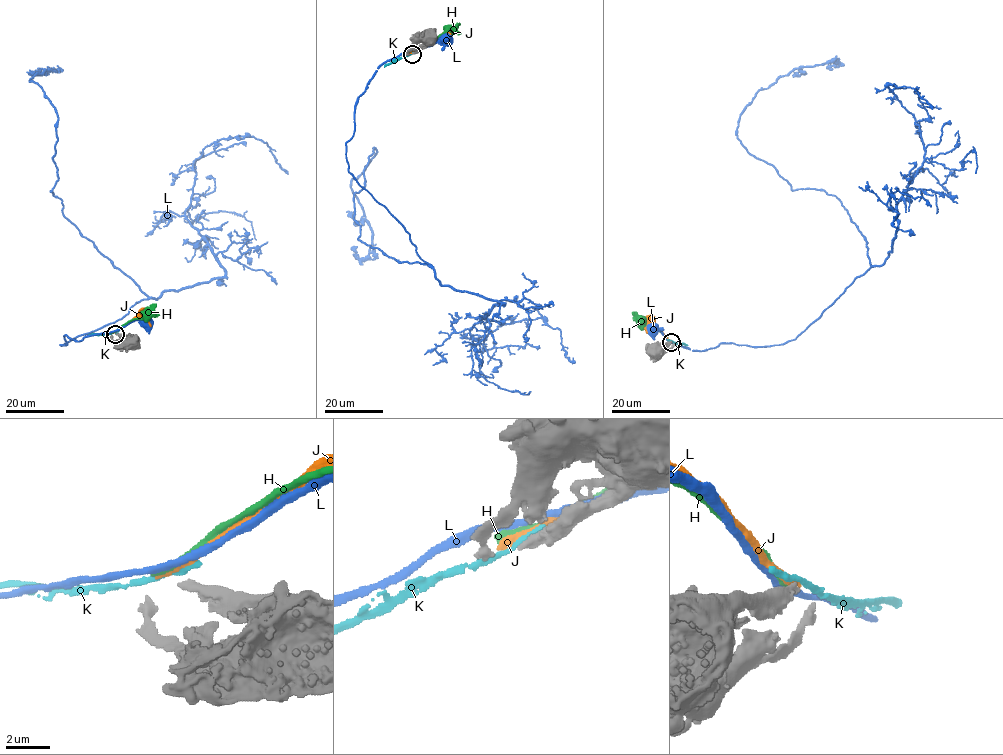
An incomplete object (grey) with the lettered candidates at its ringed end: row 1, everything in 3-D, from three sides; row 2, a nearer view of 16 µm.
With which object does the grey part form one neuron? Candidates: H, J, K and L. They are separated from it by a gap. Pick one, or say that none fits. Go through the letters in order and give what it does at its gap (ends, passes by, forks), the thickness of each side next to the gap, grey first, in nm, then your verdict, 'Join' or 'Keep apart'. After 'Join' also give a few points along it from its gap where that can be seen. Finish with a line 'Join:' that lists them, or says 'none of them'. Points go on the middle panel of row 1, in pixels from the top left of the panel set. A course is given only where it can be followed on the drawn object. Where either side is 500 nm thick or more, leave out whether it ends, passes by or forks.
H: It ends there. Thickness 320 nm (grey) against 340 nm. Keep apart
J: It ends there. Thickness 320 nm (grey) against 360 nm. Keep apart
K: It passes by. Thickness 320 nm (grey) against 260 nm. Keep apart
L: It passes by. Thickness 320 nm (grey) against 300 nm. Keep apart
Join: none of them

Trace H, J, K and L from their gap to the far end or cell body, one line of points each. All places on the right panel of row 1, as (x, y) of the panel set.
H: (669, 340), (659, 329), (642, 322)
J: (671, 341), (649, 321)
K: (670, 341), (688, 345)
L: (669, 341), (653, 325), (651, 327)

